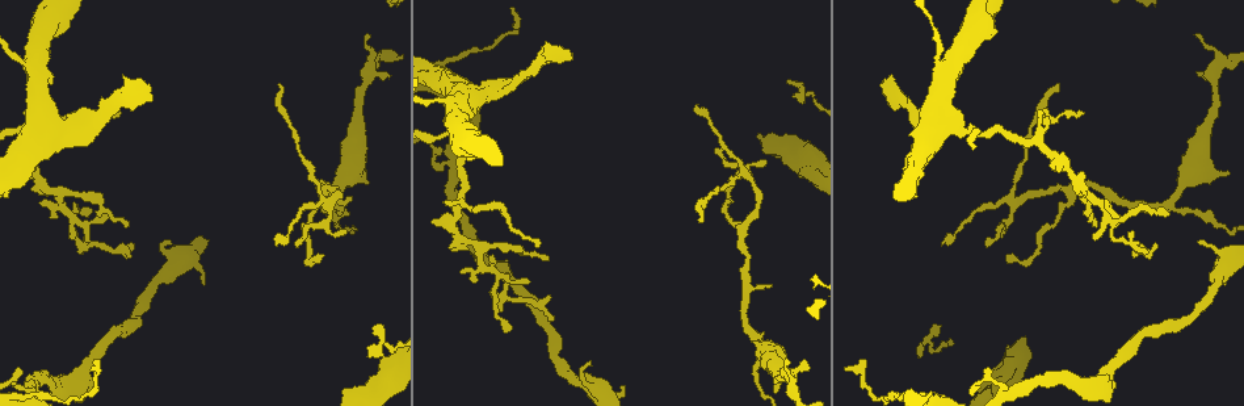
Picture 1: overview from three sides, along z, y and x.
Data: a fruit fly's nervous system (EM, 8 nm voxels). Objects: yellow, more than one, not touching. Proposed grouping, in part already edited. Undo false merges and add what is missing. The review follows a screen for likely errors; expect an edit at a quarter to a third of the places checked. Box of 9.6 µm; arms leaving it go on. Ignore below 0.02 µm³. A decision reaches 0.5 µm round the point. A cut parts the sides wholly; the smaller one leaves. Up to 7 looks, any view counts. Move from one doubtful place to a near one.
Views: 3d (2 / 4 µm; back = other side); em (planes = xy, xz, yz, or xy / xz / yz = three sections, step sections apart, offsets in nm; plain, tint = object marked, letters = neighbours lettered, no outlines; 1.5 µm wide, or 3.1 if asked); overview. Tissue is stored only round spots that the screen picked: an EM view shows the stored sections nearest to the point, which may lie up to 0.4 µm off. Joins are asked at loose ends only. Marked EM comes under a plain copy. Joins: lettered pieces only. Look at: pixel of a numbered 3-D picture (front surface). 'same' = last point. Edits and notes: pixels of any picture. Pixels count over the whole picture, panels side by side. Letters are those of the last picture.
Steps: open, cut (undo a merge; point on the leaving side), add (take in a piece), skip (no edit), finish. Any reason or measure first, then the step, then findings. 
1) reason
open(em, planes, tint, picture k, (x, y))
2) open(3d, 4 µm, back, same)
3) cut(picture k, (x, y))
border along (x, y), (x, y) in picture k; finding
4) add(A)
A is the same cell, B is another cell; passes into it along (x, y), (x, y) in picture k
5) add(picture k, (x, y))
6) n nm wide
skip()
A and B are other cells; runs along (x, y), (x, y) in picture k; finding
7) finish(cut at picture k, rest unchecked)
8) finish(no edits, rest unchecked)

open(em, planes, tint, picture 1, (772, 287))

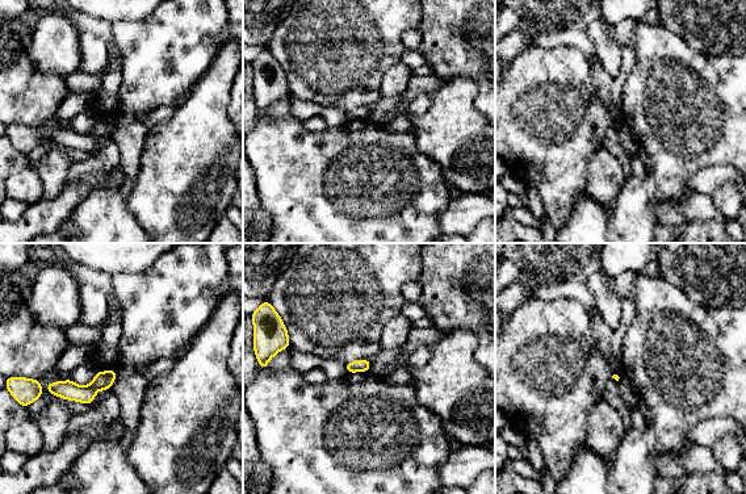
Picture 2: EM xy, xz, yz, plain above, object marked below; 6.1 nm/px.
open(em, planes, letters, same)

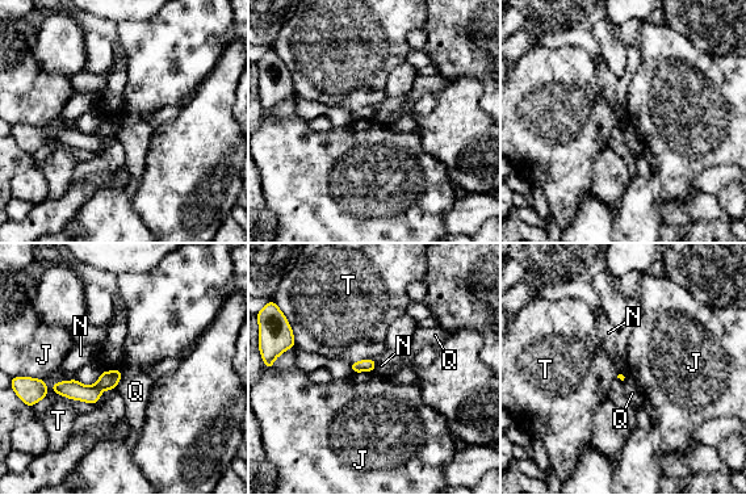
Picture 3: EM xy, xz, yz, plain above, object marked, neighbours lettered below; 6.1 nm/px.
skip()
J, N, Q and T are other cells; border along (75, 378), (66, 381) in picture 3; no lettered piece goes on from it

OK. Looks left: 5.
thin end
open(em, planes, letters, picture 1, (942, 242))

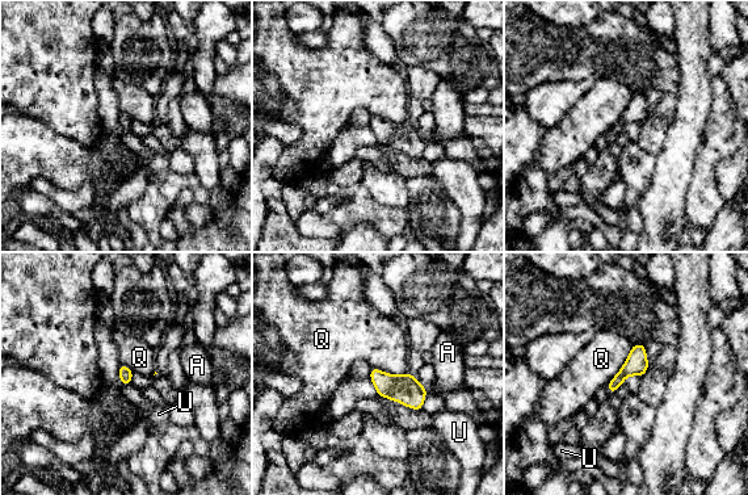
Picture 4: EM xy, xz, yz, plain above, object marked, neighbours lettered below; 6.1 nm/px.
skip()
A, Q and U are other cells; border along (631, 348), (621, 369), (606, 385) in picture 4; none of them fits

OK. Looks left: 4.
sudden change in width
open(3d, 4 µm, back, picture 1, (953, 120))

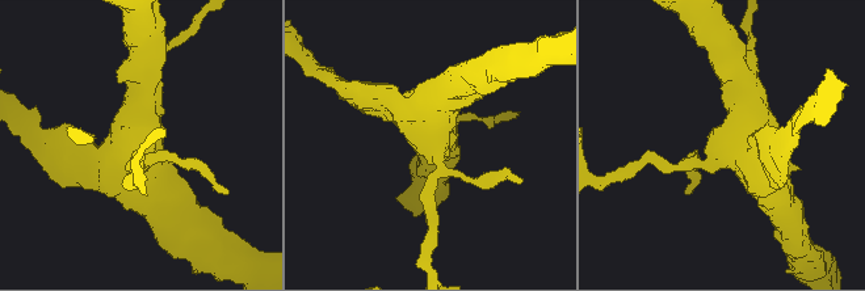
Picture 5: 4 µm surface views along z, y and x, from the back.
open(em, planes, letters, picture 5, (136, 147))

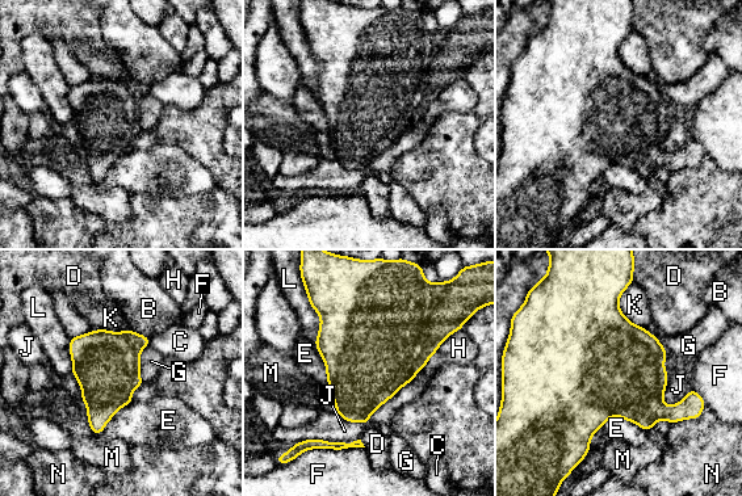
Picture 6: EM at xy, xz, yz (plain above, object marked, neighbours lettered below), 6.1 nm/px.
skip()
B, C, D, E, F, G, H, J, K, L, M and N are other cells; one cell here

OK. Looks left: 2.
finish(no edits, rest unchecked)

